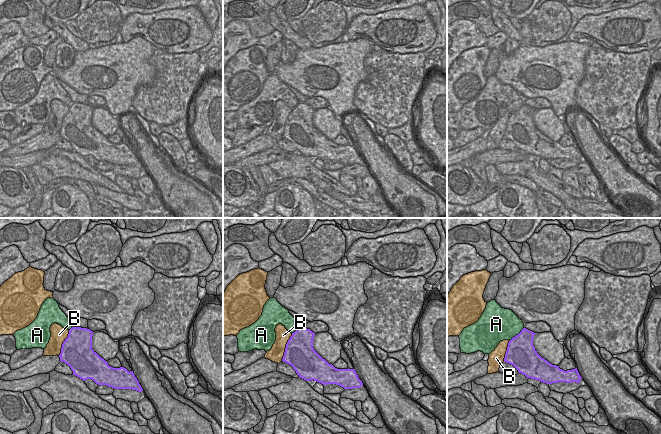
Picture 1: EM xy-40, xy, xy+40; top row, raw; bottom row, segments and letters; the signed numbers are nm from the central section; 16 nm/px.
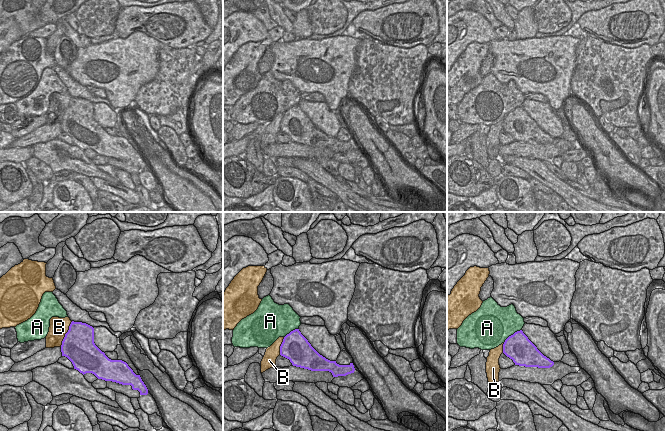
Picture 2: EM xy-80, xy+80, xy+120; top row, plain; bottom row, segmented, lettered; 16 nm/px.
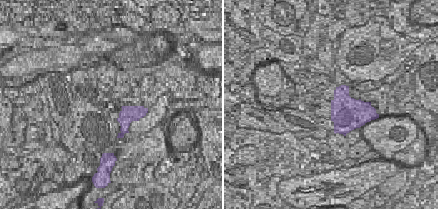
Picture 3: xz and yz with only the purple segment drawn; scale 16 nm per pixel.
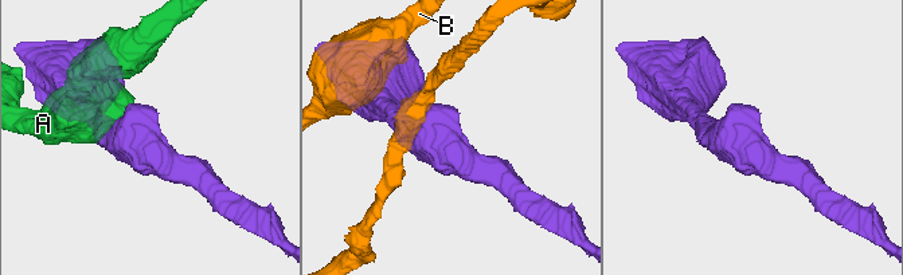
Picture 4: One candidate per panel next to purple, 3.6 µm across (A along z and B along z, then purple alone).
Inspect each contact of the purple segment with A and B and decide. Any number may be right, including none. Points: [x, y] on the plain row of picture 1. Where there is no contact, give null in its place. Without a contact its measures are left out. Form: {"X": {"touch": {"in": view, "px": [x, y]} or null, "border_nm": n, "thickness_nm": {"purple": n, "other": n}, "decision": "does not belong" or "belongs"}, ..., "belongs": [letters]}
{"A": {"touch": {"in": "xy+40", "px": [518, 110]}, "border_nm": 320, "thickness_nm": {"purple": 420, "other": 460}, "decision": "does not belong"}, "B": {"touch": {"in": "xy", "px": [286, 123]}, "border_nm": 500, "thickness_nm": {"purple": 480, "other": 240}, "decision": "does not belong"}, "belongs": []}

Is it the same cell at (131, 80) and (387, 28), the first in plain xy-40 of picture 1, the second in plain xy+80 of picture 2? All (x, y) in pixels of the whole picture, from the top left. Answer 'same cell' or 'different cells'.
different cells

